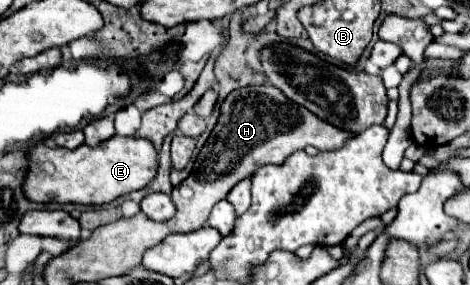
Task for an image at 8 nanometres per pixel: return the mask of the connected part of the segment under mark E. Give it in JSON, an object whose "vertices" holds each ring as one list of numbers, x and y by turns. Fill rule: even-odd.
{"vertices":[[111,136,99,146,81,144,75,150,49,148,43,140,27,154,29,166,23,182,23,194,37,204,73,202,73,204,105,204,123,194,147,186,157,172,157,150,147,138]]}

